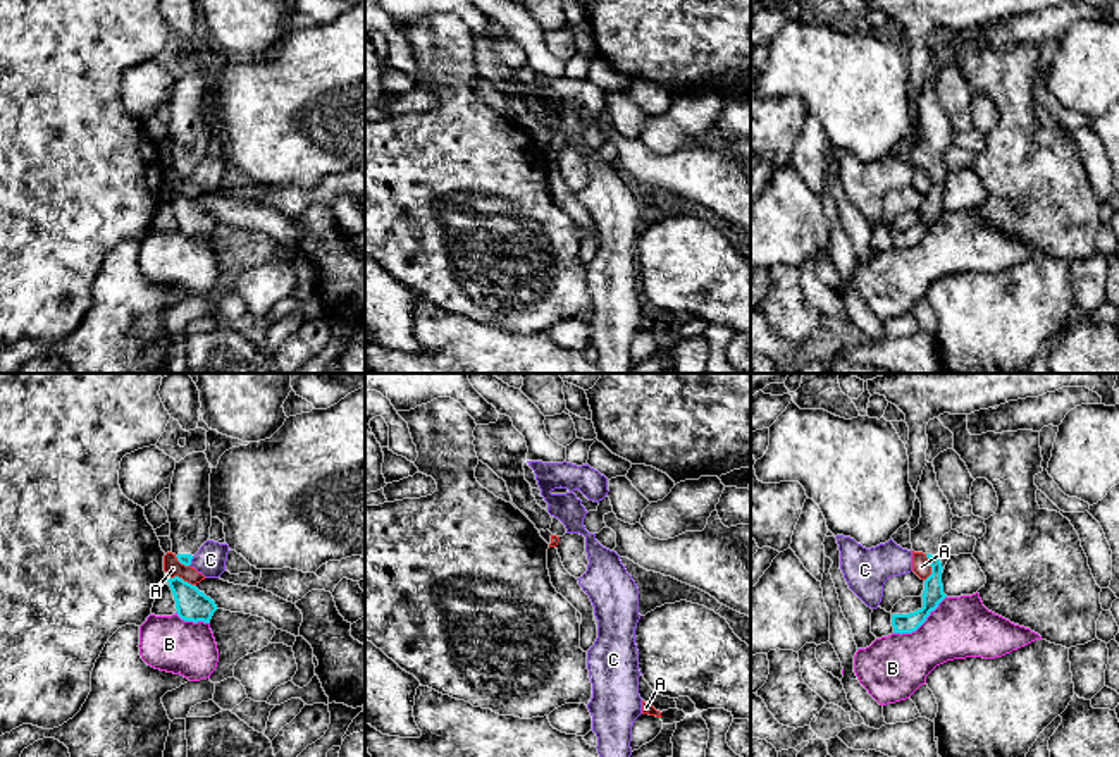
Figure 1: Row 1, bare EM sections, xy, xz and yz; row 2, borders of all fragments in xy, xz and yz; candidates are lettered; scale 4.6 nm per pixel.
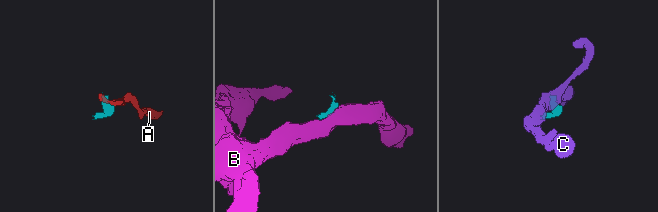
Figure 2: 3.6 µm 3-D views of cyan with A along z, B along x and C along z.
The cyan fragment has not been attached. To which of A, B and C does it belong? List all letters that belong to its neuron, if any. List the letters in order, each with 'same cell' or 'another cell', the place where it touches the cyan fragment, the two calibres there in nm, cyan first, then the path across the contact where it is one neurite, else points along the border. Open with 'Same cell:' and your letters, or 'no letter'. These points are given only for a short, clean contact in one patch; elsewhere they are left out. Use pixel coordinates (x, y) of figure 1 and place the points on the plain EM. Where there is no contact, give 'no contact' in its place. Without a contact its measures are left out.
Same cell: no letter
A: another cell | xy (181, 193) | 150/80 nm | along xy (167, 193), (179, 191), (193, 200)
B: another cell | yz (921, 238) | 100/300 nm | along yz (945, 210), (914, 245), (894, 248)
C: another cell | xy (190, 176) | 50/140 nm | along xy (193, 171), (188, 179)

